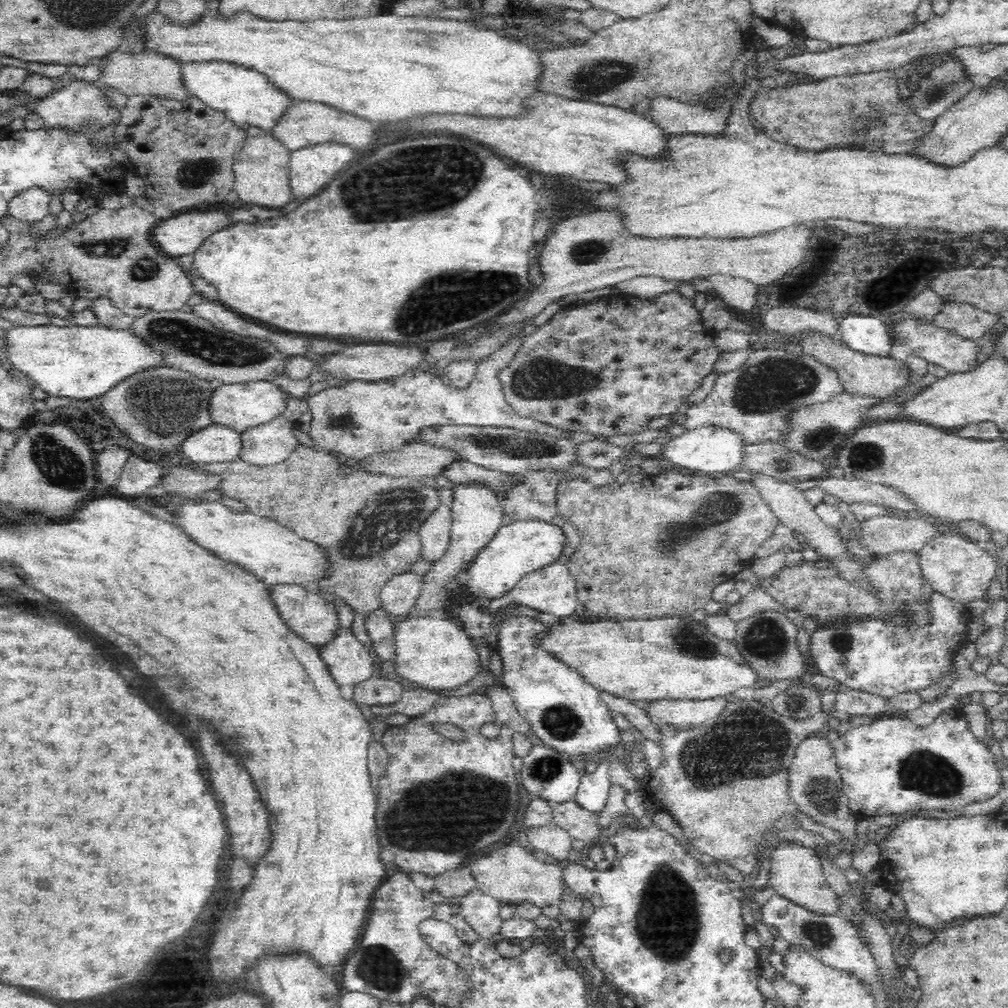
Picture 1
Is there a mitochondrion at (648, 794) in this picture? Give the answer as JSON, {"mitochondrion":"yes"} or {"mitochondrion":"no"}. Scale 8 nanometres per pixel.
{"mitochondrion":"no"}

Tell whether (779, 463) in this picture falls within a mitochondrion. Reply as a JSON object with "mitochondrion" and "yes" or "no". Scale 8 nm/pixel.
{"mitochondrion":"yes"}

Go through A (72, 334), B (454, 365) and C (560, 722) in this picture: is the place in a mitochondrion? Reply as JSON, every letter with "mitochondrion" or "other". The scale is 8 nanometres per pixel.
{"A":"other","B":"other","C":"mitochondrion"}

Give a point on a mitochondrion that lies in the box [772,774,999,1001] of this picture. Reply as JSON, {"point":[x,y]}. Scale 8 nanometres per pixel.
{"point":[819,934]}

